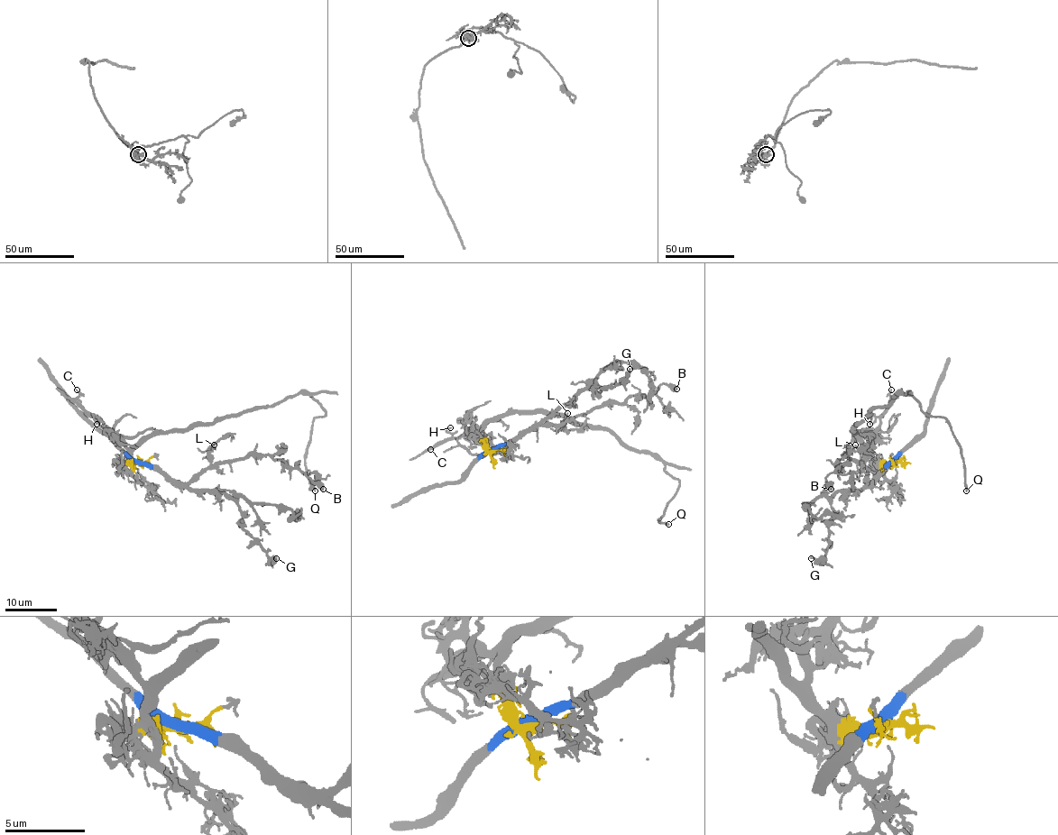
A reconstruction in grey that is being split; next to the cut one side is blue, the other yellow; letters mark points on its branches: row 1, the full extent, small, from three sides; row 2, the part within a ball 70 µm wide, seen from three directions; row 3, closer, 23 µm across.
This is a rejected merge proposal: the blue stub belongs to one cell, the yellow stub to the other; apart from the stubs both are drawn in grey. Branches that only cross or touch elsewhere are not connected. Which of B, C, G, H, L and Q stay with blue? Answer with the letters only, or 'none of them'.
B, G, L

